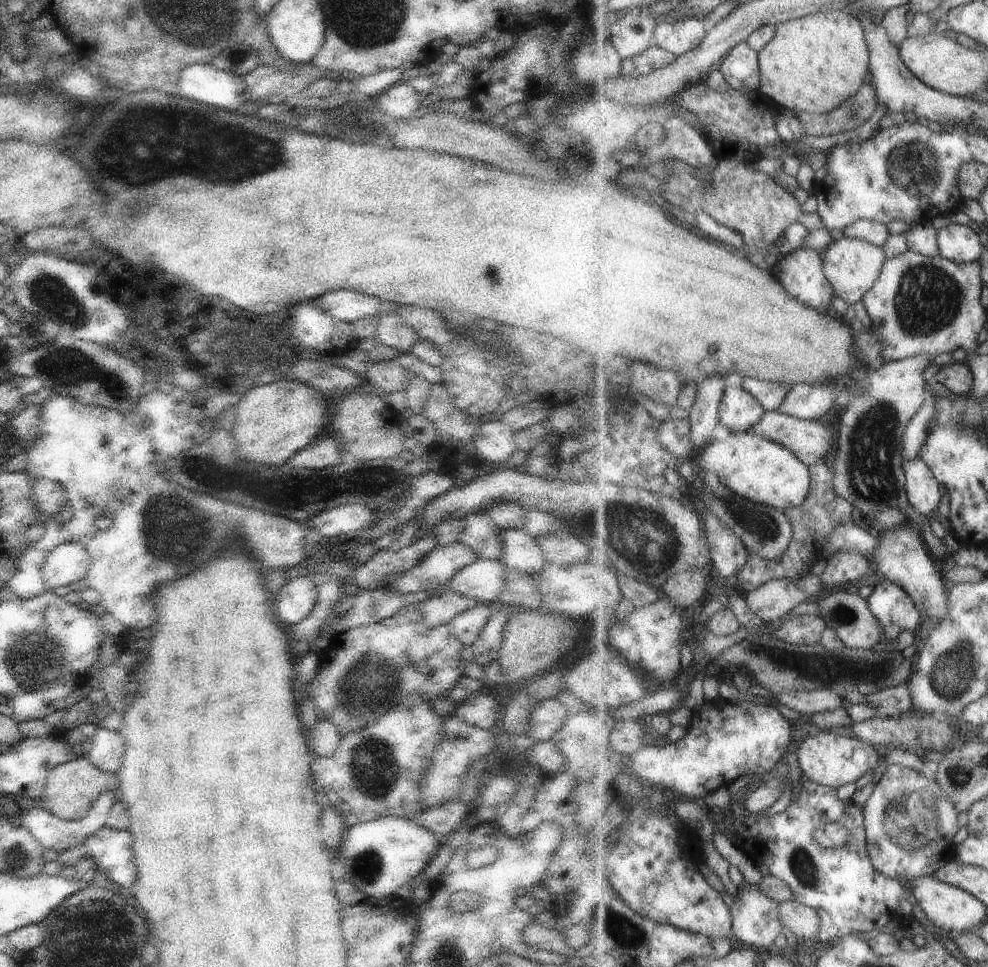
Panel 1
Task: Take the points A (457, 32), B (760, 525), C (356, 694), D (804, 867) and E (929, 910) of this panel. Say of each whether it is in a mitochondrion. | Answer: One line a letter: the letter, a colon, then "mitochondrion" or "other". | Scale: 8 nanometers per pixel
A: other
B: mitochondrion
C: mitochondrion
D: mitochondrion
E: other

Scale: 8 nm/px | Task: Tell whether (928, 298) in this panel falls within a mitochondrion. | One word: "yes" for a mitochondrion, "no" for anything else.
yes

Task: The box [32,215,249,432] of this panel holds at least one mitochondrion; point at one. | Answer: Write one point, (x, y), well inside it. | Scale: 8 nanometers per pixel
(61, 366)

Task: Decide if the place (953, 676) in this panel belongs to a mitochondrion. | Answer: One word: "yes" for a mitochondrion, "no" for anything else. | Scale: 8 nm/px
yes

